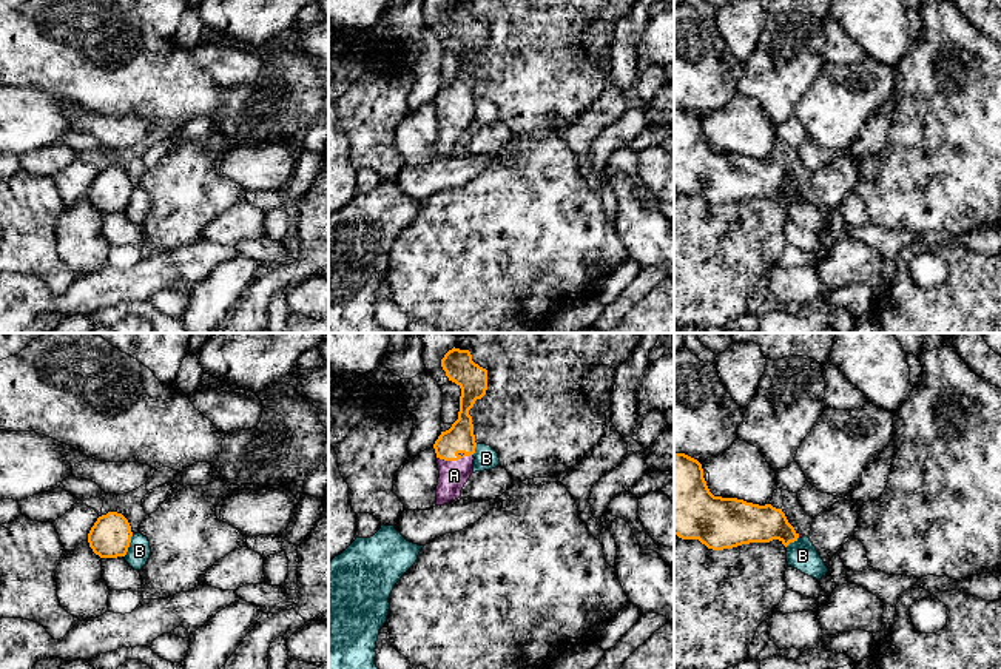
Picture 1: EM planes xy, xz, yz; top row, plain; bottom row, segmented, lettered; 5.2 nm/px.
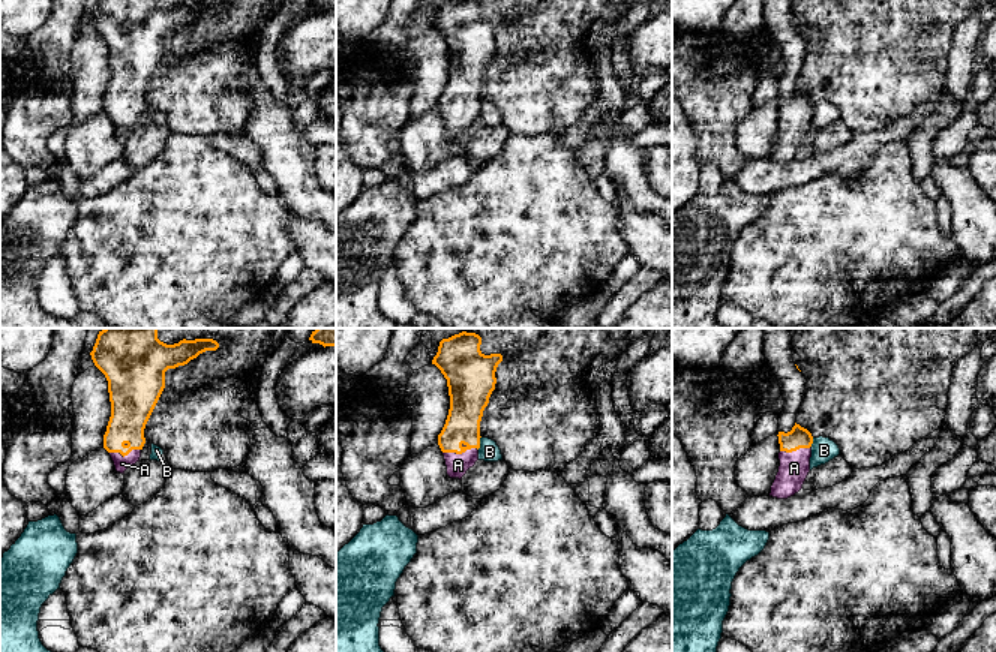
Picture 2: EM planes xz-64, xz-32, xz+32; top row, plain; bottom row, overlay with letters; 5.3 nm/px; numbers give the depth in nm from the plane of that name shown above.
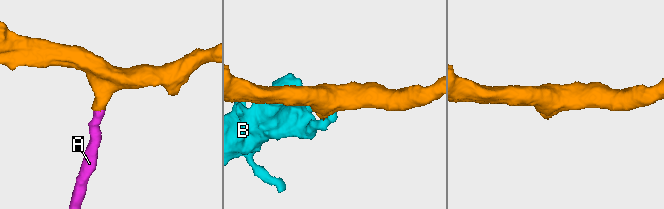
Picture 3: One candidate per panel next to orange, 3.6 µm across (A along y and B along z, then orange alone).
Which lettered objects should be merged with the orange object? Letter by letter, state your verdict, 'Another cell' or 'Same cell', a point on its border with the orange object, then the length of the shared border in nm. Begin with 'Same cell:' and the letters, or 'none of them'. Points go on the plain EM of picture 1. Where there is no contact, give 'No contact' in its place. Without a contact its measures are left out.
Same cell: A
A: Same cell. Touches orange at xz (454, 114). Shared border 190 nm
B: Another cell. Touches orange at xy (128, 201). Shared border 140 nm

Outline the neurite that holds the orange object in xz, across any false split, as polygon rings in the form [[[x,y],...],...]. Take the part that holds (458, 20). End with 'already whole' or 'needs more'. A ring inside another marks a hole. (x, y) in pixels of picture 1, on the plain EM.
[[[452,3],[441,14],[449,35],[461,43],[458,74],[441,86],[433,99],[440,125],[436,160],[461,153],[461,145],[474,128],[475,89],[469,65],[487,45],[487,25],[472,15],[469,5]]]; needs more

